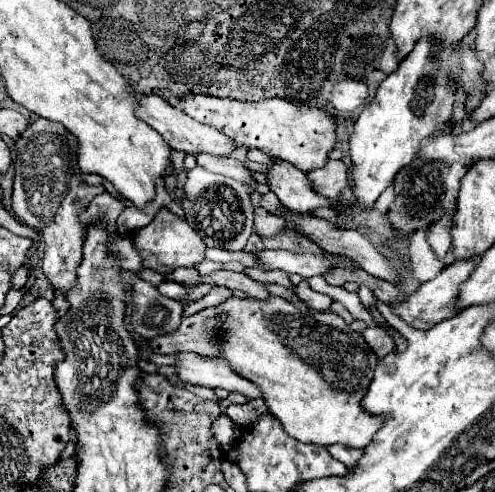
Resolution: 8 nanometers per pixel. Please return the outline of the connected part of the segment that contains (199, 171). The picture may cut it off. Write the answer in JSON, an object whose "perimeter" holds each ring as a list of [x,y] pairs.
{"perimeter":[[[201,166],[187,172],[183,210],[185,210],[189,226],[195,228],[195,232],[205,236],[203,240],[209,248],[223,248],[223,250],[239,252],[245,248],[249,236],[255,232],[253,230],[255,208],[251,204],[247,186],[227,176],[213,174]]]}

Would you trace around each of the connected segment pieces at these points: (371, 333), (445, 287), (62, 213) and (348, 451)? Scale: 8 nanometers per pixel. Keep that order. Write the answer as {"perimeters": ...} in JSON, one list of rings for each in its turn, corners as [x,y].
{"perimeters":[[[[365,328],[361,334],[379,358],[387,356],[395,348],[395,344],[393,344],[391,336],[385,332],[385,328]]],[[[467,258],[467,260],[455,260],[451,266],[445,266],[441,274],[437,274],[433,280],[421,284],[421,288],[405,302],[395,304],[395,314],[403,316],[403,320],[419,330],[427,330],[433,324],[445,320],[445,318],[453,318],[459,310],[457,310],[457,296],[459,296],[459,286],[471,276],[471,272],[475,270],[475,266],[479,266],[479,258]]],[[[39,118],[23,132],[23,136],[17,138],[13,152],[15,184],[11,208],[21,222],[35,228],[43,236],[45,252],[41,268],[53,290],[61,294],[75,284],[75,270],[83,256],[83,224],[79,216],[89,202],[103,192],[103,186],[89,186],[83,180],[85,174],[77,166],[77,150],[79,142],[63,128],[63,124]]],[[[327,446],[327,450],[331,452],[331,456],[341,460],[349,470],[355,470],[359,458],[363,456],[363,450],[359,450],[359,448],[353,450],[353,448],[345,448],[345,446]]]]}

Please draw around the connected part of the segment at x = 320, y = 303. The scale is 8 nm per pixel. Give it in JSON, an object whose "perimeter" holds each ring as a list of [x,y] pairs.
{"perimeter":[[[301,280],[299,286],[297,286],[297,296],[307,302],[313,310],[329,310],[329,306],[333,304],[333,300],[327,296],[327,294],[319,294],[315,290],[309,288],[307,280]]]}

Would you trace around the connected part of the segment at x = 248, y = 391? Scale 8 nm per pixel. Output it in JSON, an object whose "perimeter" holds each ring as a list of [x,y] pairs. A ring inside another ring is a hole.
{"perimeter":[[[183,352],[179,354],[177,366],[179,366],[179,378],[193,386],[209,386],[213,390],[239,392],[247,398],[261,398],[259,386],[239,376],[221,358],[207,358],[201,354]]]}

